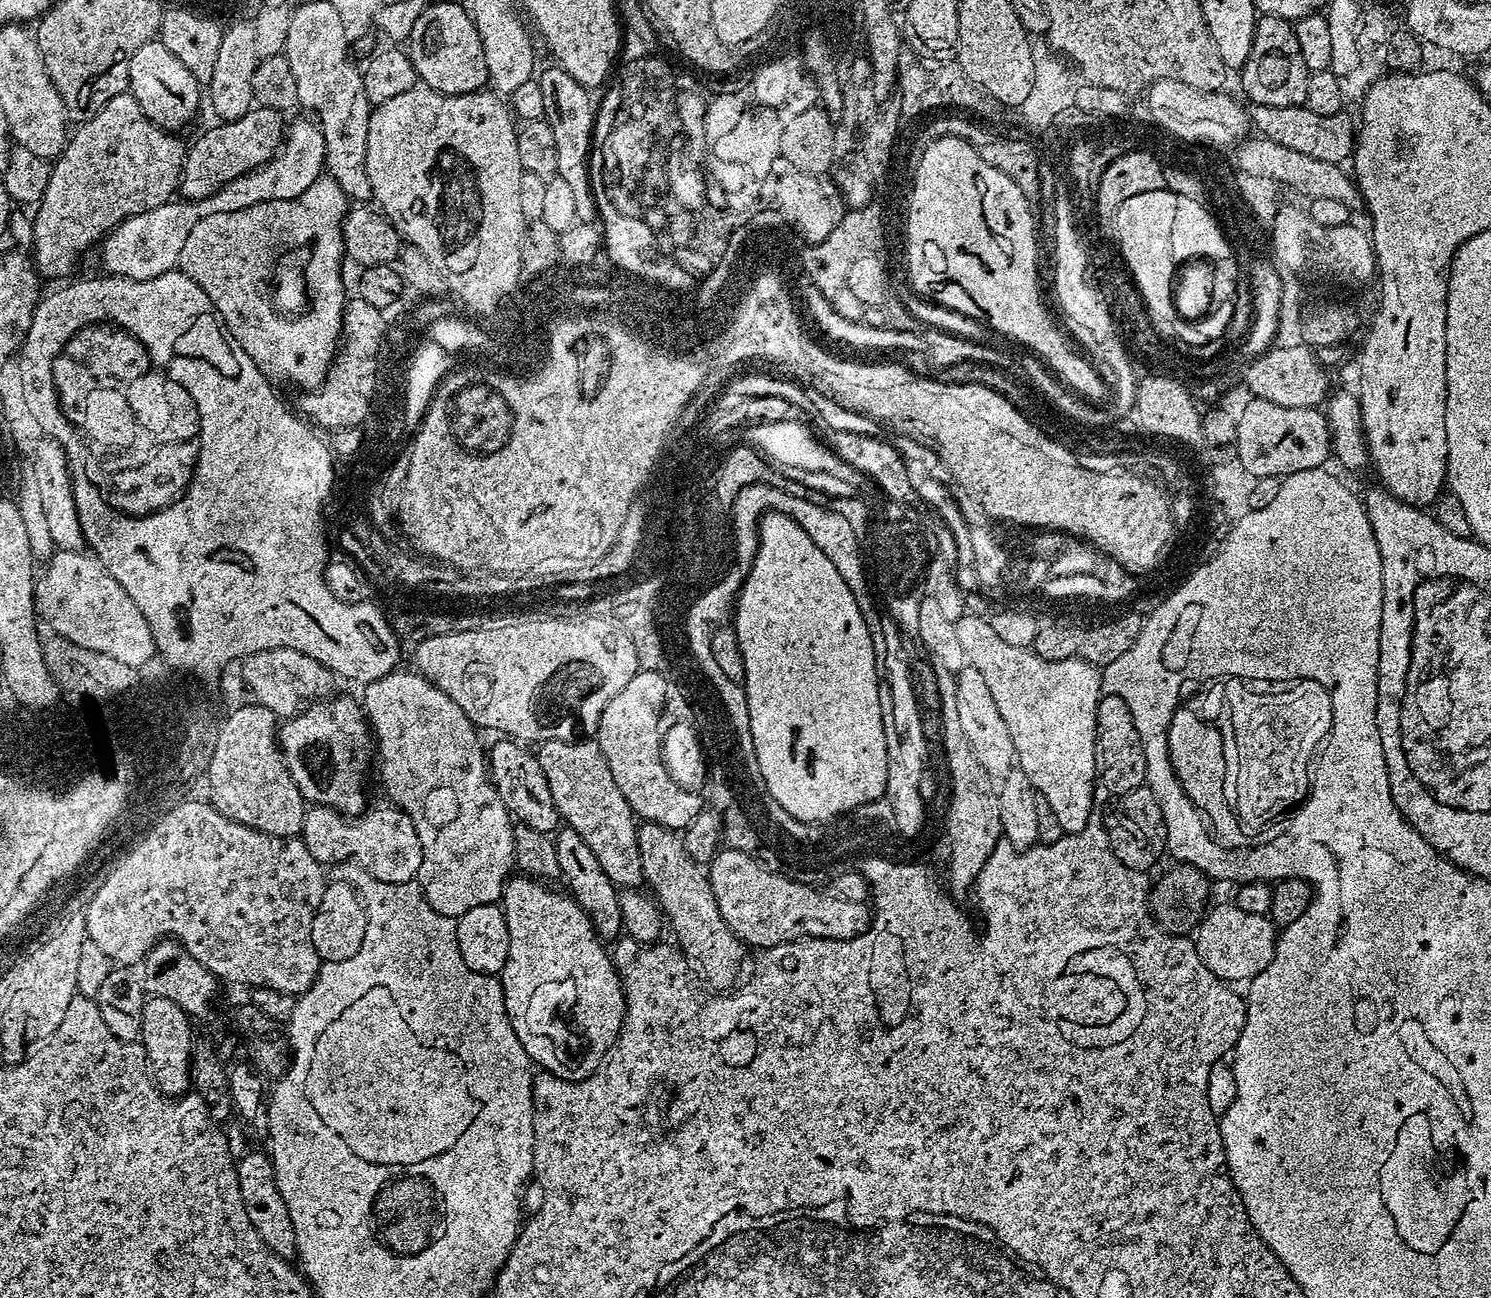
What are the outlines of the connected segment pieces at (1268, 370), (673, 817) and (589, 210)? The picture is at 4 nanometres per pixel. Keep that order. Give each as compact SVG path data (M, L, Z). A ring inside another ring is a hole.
M1303 342L1288 344L1285 348L1272 346L1260 356L1247 361L1243 387L1248 389L1249 397L1274 402L1274 406L1291 408L1315 408L1323 405L1330 395L1328 388L1329 369L1316 361L1316 352Z
M638 670L610 702L606 702L606 710L602 710L602 718L598 722L598 730L594 737L606 758L606 766L610 766L610 774L614 774L614 783L622 790L622 798L630 802L633 812L641 821L649 824L661 824L667 828L682 830L698 815L702 807L702 796L699 791L684 788L671 777L664 764L661 752L662 726L660 730L660 715L664 706L669 703L666 694L667 675L663 672Z
M551 66L544 73L539 73L538 79L542 86L542 94L546 97L544 119L547 120L550 130L554 130L554 143L558 154L558 170L556 175L570 185L575 199L577 221L595 221L597 219L597 197L591 184L588 173L588 159L594 147L592 131L596 125L597 101L593 93L578 78L559 66ZM593 96L593 100L592 100Z

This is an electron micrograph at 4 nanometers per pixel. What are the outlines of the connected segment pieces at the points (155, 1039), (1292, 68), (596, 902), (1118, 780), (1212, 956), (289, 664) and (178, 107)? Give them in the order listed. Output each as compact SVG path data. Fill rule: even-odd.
M149 995L145 999L141 1034L138 1040L144 1046L144 1053L148 1055L148 1066L152 1079L165 1096L175 1098L185 1095L193 1083L194 1039L192 1040L192 1025L194 1024L189 1015L170 998Z
M1259 15L1255 26L1254 46L1251 47L1250 58L1241 68L1240 75L1242 88L1252 104L1271 108L1305 105L1311 72L1303 61L1295 25L1277 16Z
M564 826L555 833L554 841L557 848L558 870L566 885L567 891L572 899L578 902L578 906L584 908L584 913L590 918L592 928L597 936L605 941L612 942L621 935L622 914L618 910L618 898L620 892L615 884L610 882L610 878L606 878L606 870L602 870L598 858L594 858L594 854L590 851L590 846L586 846L586 842L582 842L582 834L578 834L578 830Z
M1101 695L1096 715L1096 779L1099 787L1108 791L1109 797L1118 794L1130 794L1130 790L1138 790L1146 784L1146 753L1142 750L1142 738L1138 738L1138 730L1134 726L1134 714L1122 702L1120 696Z
M1235 902L1228 904L1213 903L1200 917L1194 928L1194 939L1196 942L1196 953L1218 979L1225 982L1236 982L1232 980L1244 980L1251 982L1270 962L1276 953L1276 942L1278 939L1277 925L1265 914L1246 914Z
M293 648L258 651L245 657L241 666L242 680L252 692L251 699L282 720L291 719L305 704L327 697L334 690L332 688L336 682L335 673L322 666L316 659Z
M158 38L151 40L128 61L130 66L129 92L141 106L143 113L158 127L181 131L196 114L202 86L176 55L166 49Z

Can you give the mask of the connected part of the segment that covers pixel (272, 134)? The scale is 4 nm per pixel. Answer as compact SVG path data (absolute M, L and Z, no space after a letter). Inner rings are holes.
M252 107L237 120L217 123L217 128L208 128L193 144L187 147L184 155L184 175L178 189L183 199L191 202L212 196L226 182L234 182L242 174L260 168L280 150L286 135L286 120L273 108Z

